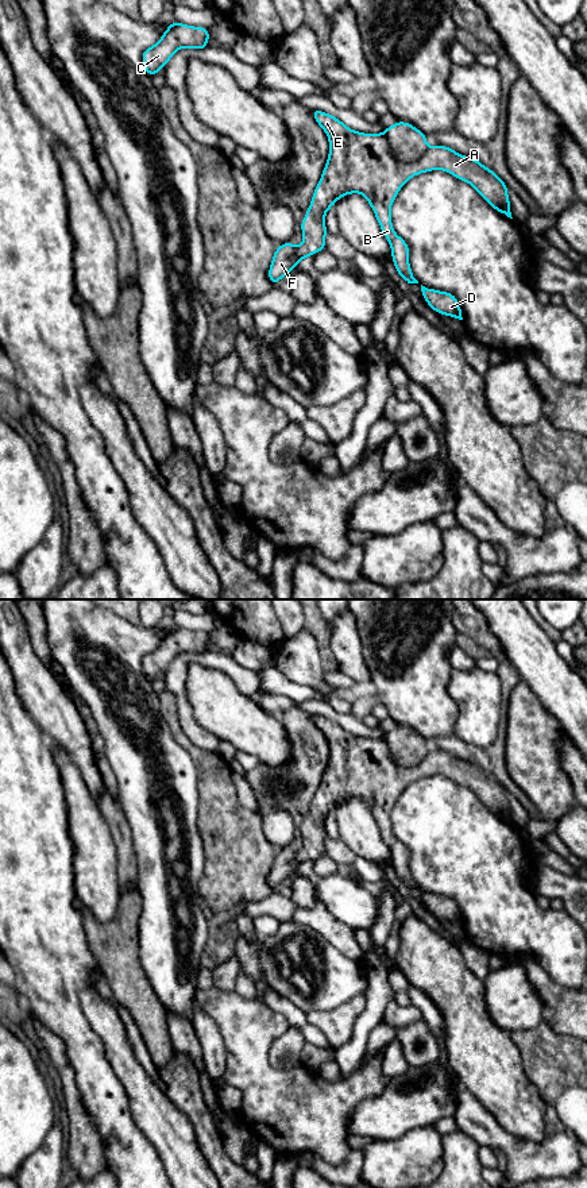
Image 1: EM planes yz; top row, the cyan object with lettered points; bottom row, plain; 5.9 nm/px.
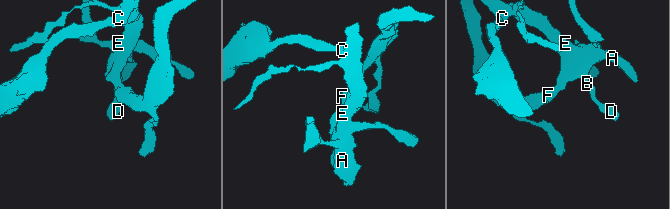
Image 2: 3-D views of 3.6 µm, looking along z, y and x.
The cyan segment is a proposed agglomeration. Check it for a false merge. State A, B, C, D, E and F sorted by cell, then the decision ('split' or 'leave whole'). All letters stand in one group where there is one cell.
A B C D E F; leave whole

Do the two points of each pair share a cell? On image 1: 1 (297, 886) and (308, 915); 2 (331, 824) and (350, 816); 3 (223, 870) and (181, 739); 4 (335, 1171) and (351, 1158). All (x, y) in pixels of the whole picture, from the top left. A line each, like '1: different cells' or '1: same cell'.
1: different cells
2: different cells
3: same cell
4: same cell

